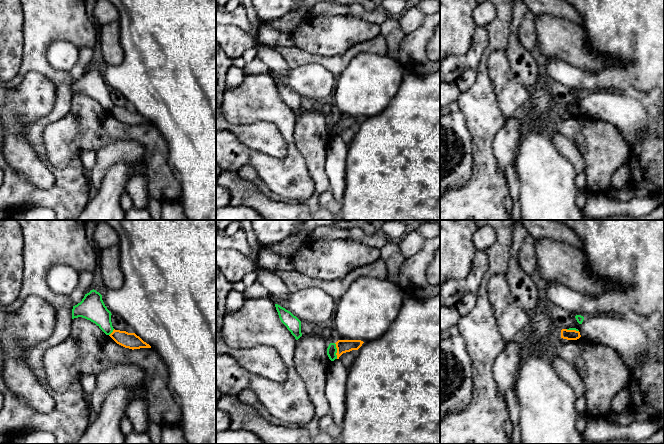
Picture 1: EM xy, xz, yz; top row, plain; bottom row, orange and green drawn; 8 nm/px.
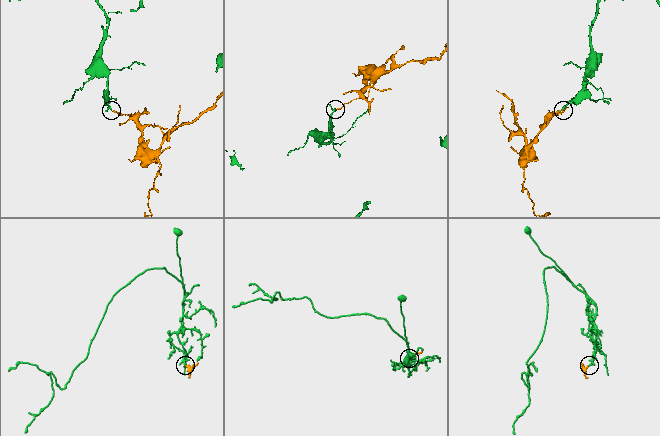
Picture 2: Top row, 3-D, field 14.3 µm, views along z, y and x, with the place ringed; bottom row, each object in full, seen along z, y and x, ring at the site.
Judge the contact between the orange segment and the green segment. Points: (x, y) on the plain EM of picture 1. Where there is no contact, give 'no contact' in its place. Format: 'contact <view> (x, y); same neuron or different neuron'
contact xz (337, 127); different neuron

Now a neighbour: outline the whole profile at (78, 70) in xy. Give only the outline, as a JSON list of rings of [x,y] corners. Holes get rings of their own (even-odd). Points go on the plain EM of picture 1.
[[[88,47],[79,48],[80,58],[77,64],[70,71],[70,76],[73,82],[77,81],[82,77],[85,72],[86,64],[91,60],[93,49]]]

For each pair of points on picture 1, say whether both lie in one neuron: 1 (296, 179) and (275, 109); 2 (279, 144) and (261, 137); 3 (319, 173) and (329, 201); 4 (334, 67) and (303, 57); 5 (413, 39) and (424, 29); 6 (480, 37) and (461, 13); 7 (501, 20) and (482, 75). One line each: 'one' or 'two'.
1: one
2: one
3: two
4: one
5: one
6: two
7: one

